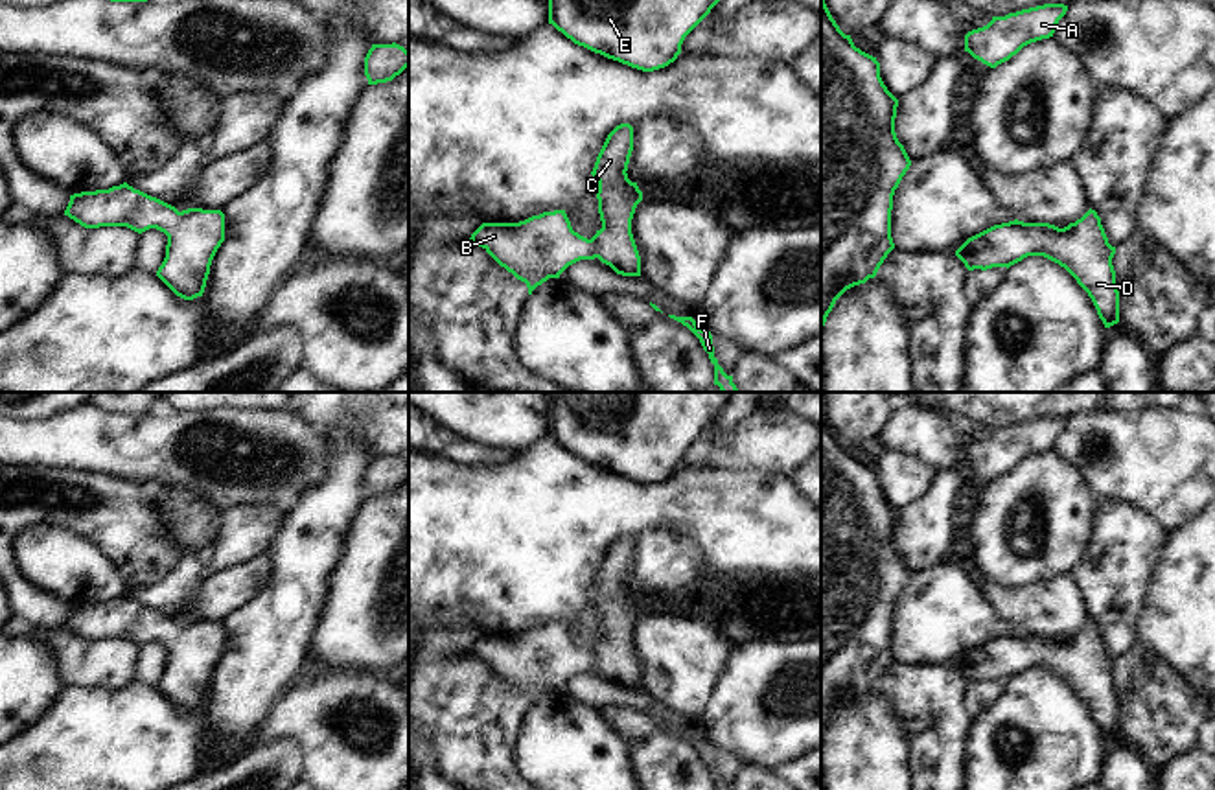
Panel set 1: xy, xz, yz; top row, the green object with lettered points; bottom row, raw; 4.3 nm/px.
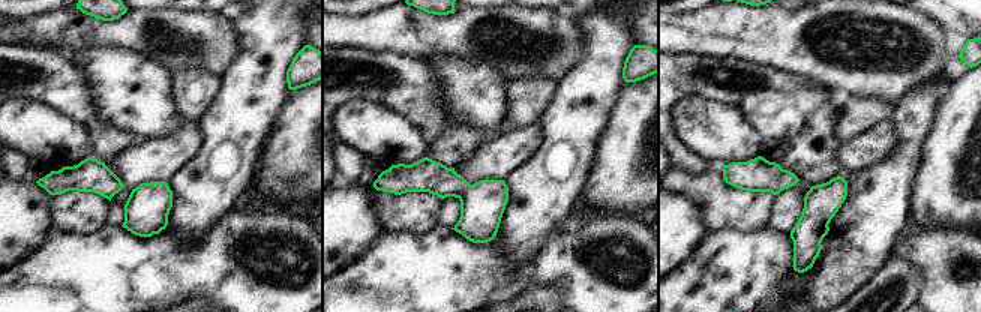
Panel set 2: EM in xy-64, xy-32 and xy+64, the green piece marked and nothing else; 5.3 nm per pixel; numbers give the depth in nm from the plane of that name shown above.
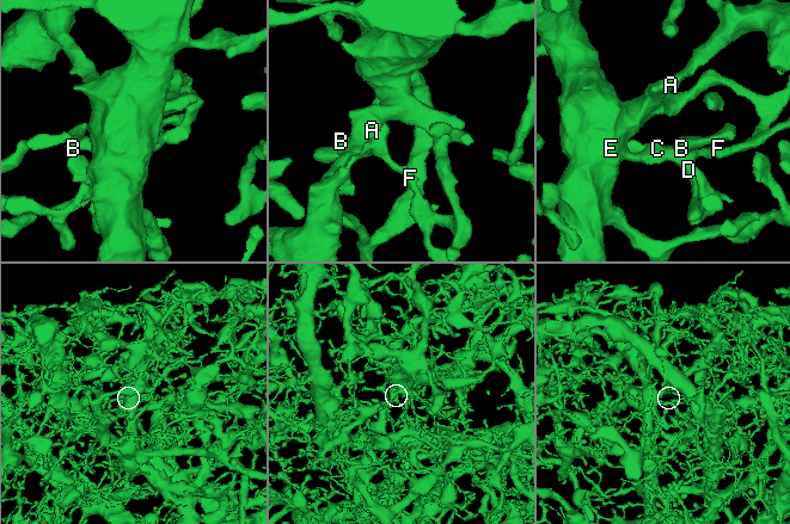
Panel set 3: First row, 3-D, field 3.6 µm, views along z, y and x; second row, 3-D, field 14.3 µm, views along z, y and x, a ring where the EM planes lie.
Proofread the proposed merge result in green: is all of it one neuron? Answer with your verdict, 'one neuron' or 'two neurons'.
one neuron

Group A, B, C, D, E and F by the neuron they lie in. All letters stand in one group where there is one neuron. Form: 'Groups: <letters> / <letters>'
Groups: A B C D E F.

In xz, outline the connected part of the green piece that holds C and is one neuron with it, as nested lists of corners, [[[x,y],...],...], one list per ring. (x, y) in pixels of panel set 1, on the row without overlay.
[[[617,538],[606,551],[591,587],[598,593],[602,641],[587,652],[573,643],[565,622],[543,624],[519,635],[482,635],[469,650],[501,680],[525,694],[528,707],[580,672],[598,670],[617,687],[641,689],[631,632],[642,604],[628,591],[633,540]]]

